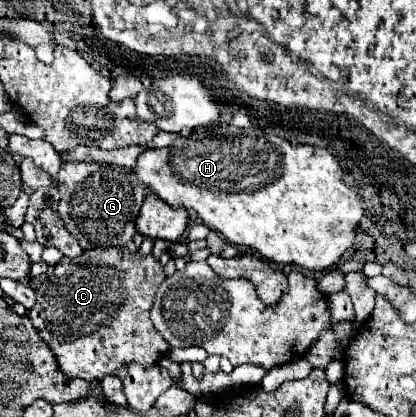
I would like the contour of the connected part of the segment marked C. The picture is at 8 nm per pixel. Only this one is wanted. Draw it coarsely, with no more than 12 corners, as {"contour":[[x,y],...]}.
{"contour":[[154,256],[62,258],[28,318],[62,374],[124,378],[170,348]]}

